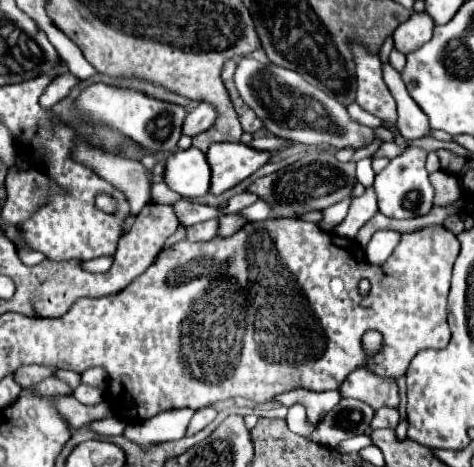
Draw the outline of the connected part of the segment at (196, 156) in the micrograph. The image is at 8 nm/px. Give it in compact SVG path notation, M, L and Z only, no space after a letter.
M190 146L188 150L176 150L166 160L164 182L170 190L182 198L200 198L210 186L210 166L204 152Z

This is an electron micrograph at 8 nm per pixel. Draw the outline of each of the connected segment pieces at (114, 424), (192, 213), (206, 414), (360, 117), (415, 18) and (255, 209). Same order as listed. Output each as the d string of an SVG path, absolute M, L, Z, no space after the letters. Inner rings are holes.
M110 416L110 418L102 418L102 420L94 420L94 422L88 424L88 428L92 428L92 430L98 432L98 434L104 434L104 436L116 436L116 434L122 434L124 426L126 426L126 424L124 424L122 420L118 420L118 418L114 418L114 416Z
M178 200L178 204L174 204L174 212L176 212L180 224L184 224L184 226L192 226L192 224L208 220L208 218L218 220L224 216L224 214L220 214L220 208L204 206L204 204L192 202L192 200Z
M200 408L200 410L196 410L196 414L192 416L192 420L190 420L190 426L188 426L188 432L186 434L190 434L190 436L194 436L196 432L200 432L204 426L208 426L212 420L216 418L216 410L214 408Z
M353 102L347 107L347 111L351 118L358 121L362 125L366 125L371 128L383 127L382 121L376 116L366 112L356 102Z
M420 12L420 14L412 14L406 22L402 22L394 34L394 48L402 54L410 54L414 50L418 50L418 46L422 46L424 42L428 42L432 38L432 28L434 22L430 20L428 14Z
M258 200L256 204L244 208L242 210L242 216L246 216L250 222L260 222L260 220L268 220L272 216L272 210L270 210L270 204L268 202Z

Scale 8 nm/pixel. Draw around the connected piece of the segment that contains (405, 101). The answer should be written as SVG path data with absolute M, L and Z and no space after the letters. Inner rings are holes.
M386 64L382 68L384 72L384 82L386 86L390 88L394 100L396 100L396 106L398 106L398 130L404 138L408 140L414 140L414 138L422 138L424 134L428 134L430 126L428 126L428 118L426 114L420 110L420 106L410 98L410 94L406 92L406 86L402 82L402 78L398 76L398 72Z

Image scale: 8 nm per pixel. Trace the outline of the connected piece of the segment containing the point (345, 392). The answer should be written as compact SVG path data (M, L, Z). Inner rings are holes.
M360 366L352 370L338 388L342 398L356 398L372 406L374 410L382 406L398 406L398 384L394 378L378 376L370 370L370 366Z

